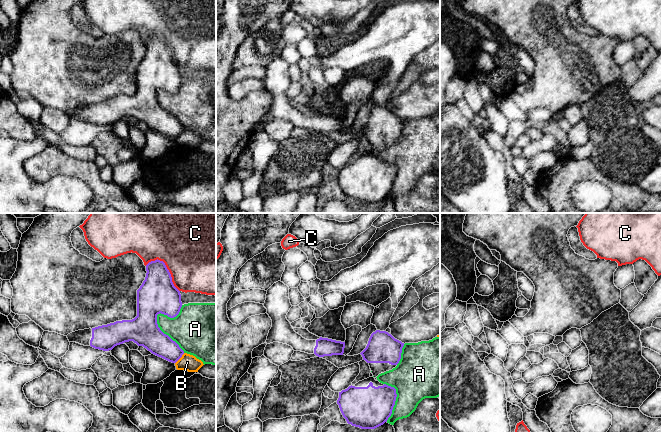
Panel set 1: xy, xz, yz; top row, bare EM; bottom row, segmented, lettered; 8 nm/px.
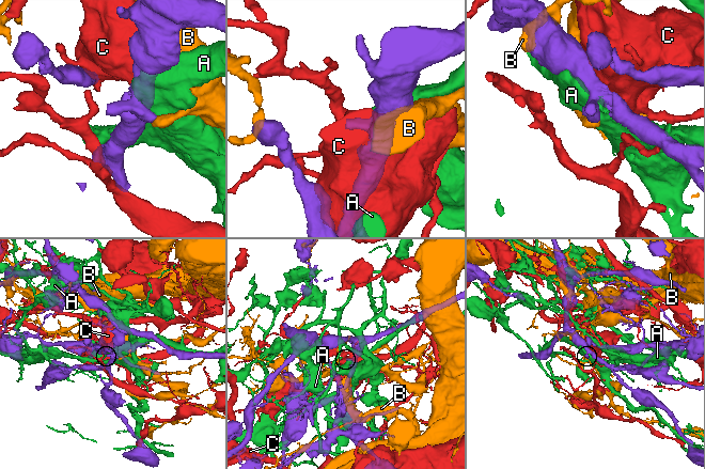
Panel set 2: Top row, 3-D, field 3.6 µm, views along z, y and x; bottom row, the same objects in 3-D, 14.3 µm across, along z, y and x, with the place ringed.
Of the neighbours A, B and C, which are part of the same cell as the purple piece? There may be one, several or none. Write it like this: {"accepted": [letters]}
{"accepted": []}

